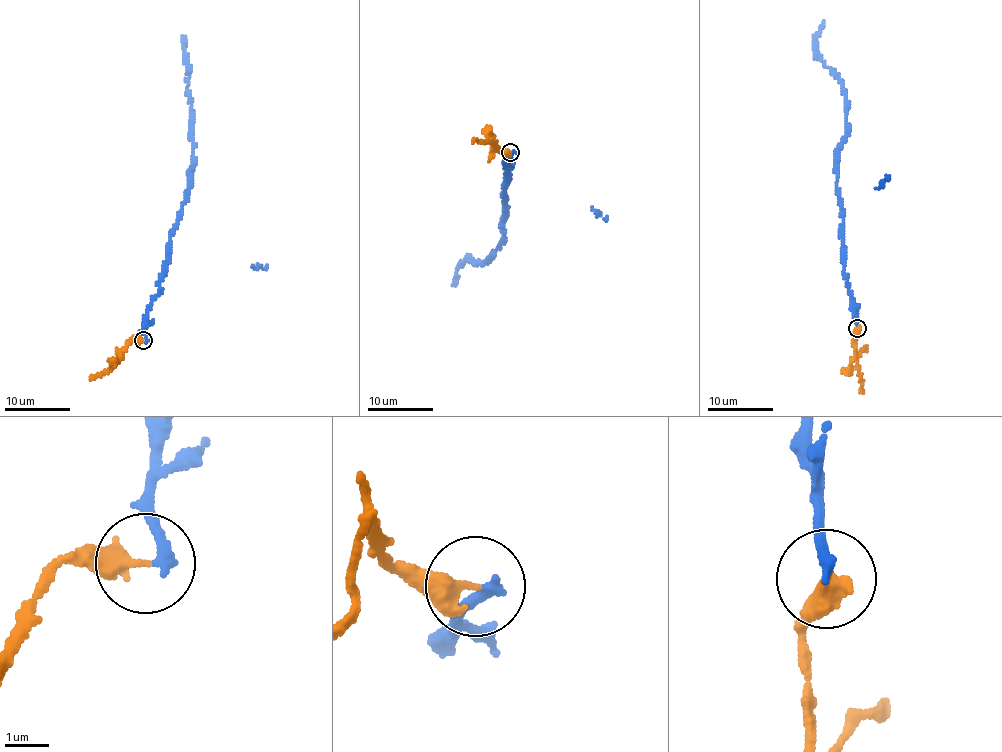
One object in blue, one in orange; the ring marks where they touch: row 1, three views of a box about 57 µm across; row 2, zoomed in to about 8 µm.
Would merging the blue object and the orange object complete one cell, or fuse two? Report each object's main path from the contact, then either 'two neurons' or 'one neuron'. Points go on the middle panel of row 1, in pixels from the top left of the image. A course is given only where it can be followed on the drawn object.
blue via (510, 153), (505, 164), (509, 165), (502, 196), (504, 237), (484, 264), (465, 260), (451, 286) | orange via (510, 153), (501, 152), (495, 141), (472, 141) | two neurons

